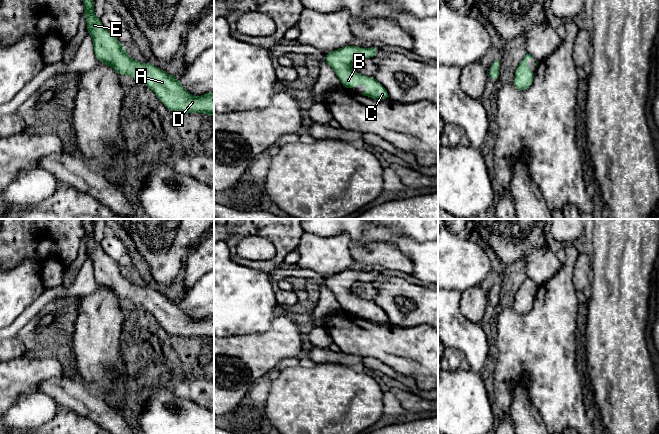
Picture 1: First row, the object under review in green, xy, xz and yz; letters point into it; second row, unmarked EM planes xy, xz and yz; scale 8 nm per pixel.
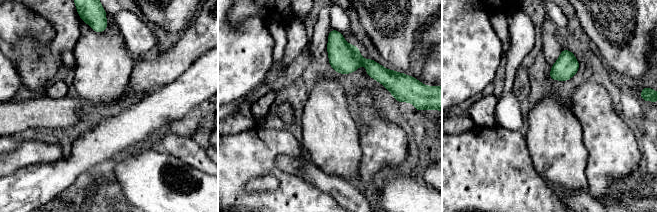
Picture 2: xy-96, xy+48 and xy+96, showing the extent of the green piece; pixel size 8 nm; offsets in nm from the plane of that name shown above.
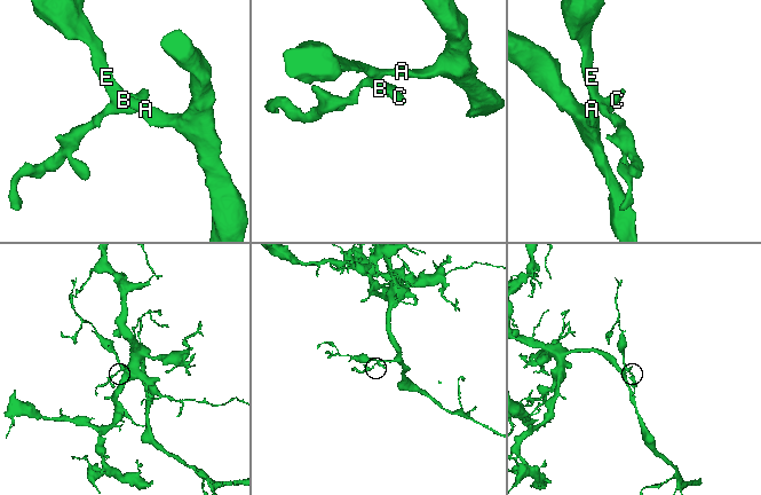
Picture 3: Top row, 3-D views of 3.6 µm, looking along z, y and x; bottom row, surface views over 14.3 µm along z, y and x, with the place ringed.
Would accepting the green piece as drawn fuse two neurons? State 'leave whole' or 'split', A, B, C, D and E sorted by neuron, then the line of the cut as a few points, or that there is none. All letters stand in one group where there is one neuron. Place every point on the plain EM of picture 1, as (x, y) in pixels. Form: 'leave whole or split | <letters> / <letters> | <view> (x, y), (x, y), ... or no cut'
leave whole | A B C D E | no cut

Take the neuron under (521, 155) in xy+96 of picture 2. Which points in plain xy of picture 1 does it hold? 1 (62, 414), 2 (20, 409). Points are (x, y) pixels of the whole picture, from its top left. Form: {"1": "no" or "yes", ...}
{"1": "yes", "2": "no"}

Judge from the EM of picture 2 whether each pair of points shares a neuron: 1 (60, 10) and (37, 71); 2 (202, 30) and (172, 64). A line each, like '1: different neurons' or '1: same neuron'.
1: same neuron
2: same neuron

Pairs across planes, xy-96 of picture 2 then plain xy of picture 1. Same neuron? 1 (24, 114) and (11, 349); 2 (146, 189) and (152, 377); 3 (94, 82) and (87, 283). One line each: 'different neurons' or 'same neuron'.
1: same neuron
2: different neurons
3: different neurons

